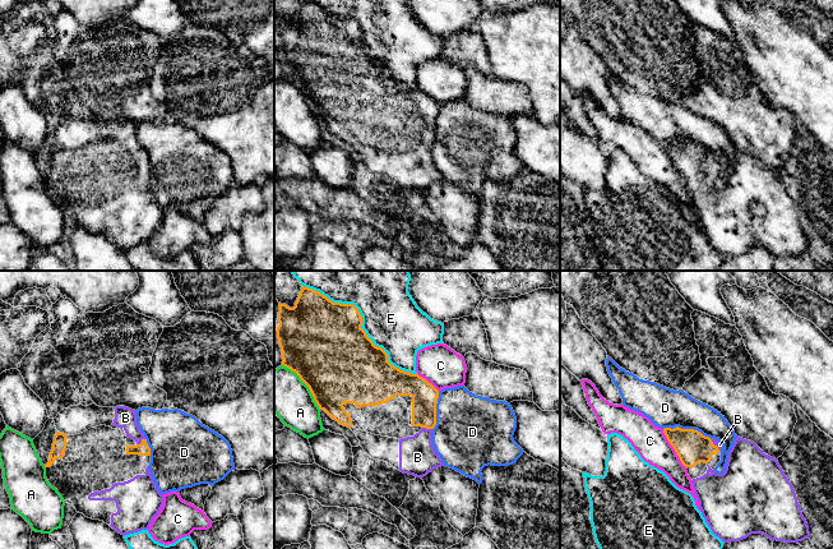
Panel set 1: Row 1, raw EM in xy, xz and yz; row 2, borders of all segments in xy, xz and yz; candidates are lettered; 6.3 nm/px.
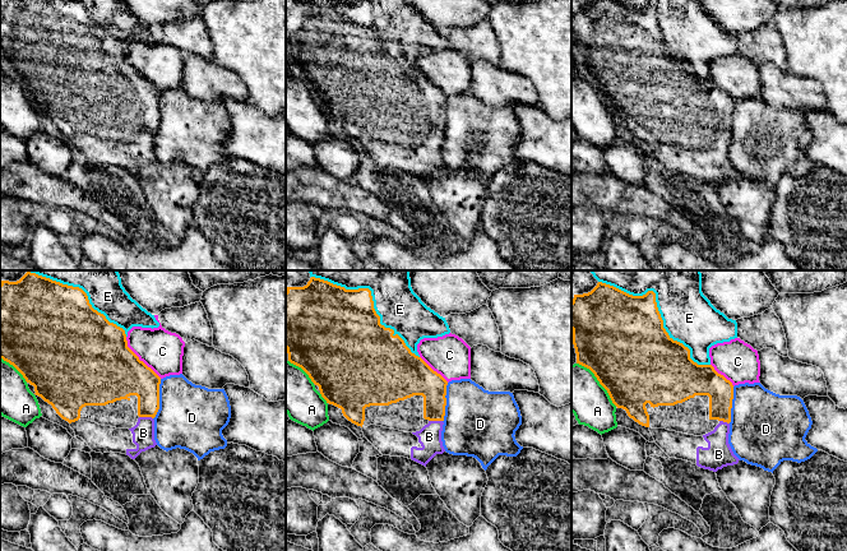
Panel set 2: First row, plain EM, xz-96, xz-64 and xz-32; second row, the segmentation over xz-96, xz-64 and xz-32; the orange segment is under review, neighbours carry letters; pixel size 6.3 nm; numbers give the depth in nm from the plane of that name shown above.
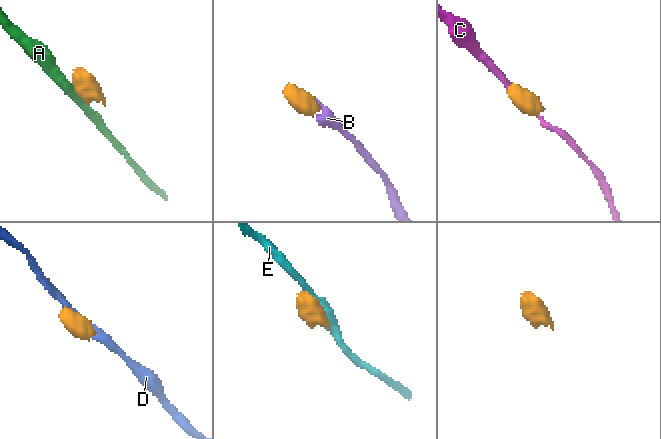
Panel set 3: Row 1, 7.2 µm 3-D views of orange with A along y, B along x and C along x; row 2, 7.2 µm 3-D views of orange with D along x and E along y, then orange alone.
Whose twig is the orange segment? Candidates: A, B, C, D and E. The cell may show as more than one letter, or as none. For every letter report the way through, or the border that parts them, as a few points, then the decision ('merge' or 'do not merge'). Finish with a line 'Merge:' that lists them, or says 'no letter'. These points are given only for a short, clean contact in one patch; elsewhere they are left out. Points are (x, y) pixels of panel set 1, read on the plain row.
A: do not merge
B: merge
C: do not merge
D: do not merge
E: do not merge
Merge: B

